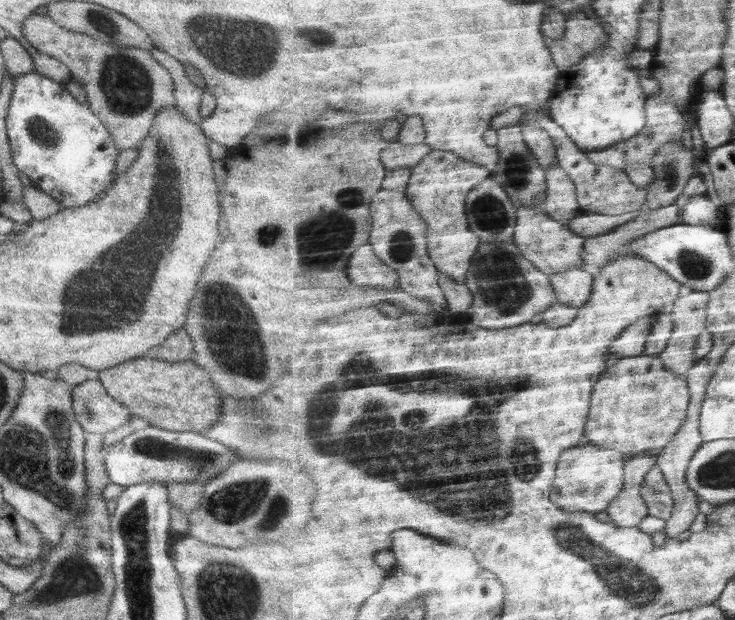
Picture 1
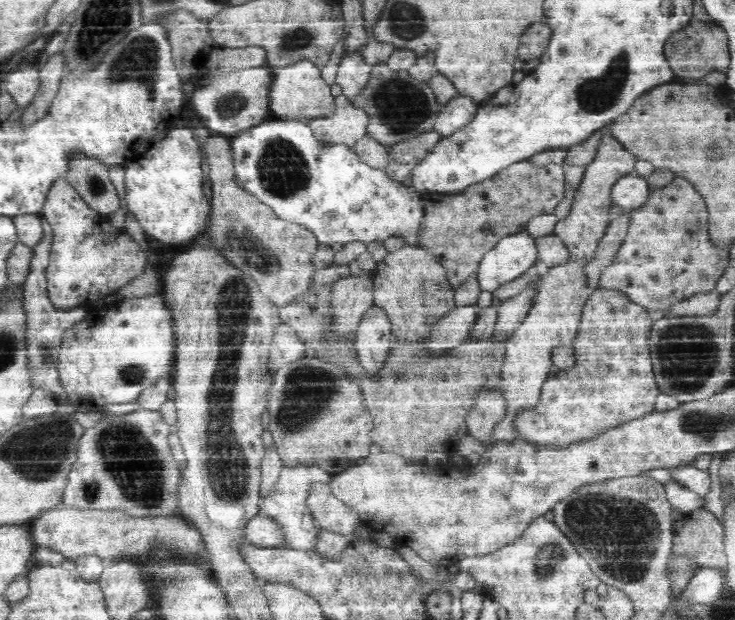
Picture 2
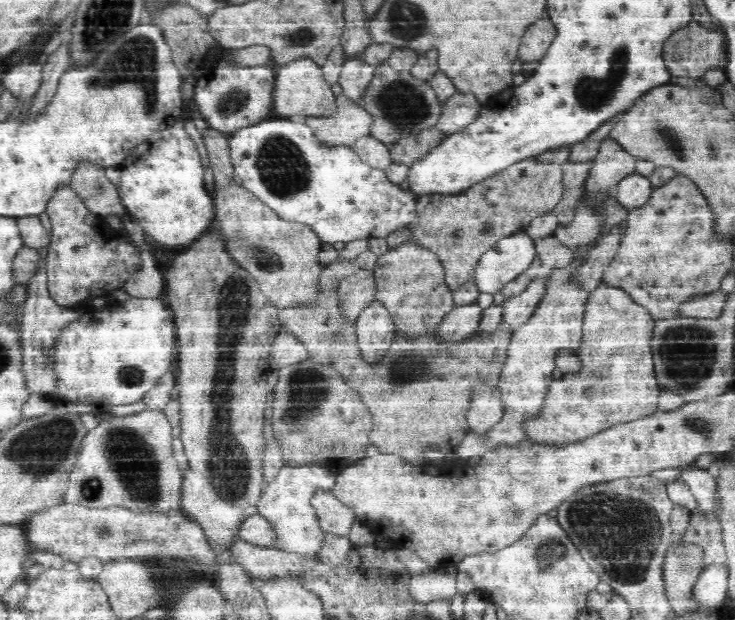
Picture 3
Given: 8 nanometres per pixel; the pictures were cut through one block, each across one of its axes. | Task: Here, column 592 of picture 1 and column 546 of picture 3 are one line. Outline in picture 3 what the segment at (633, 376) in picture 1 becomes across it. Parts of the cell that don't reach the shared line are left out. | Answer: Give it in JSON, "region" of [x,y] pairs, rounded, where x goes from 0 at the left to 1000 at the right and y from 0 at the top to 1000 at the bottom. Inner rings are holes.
{"region":[[[816,453],[814,461],[801,473],[793,516],[796,545],[788,577],[793,585],[792,600],[781,606],[766,605],[758,610],[752,634],[746,644],[746,660],[740,674],[732,681],[721,681],[721,710],[741,718],[767,718],[786,713],[819,694],[849,682],[882,674],[899,661],[897,635],[899,632],[890,589],[886,552],[893,526],[883,500],[868,490],[856,471],[844,461],[833,461],[829,455]]]}

